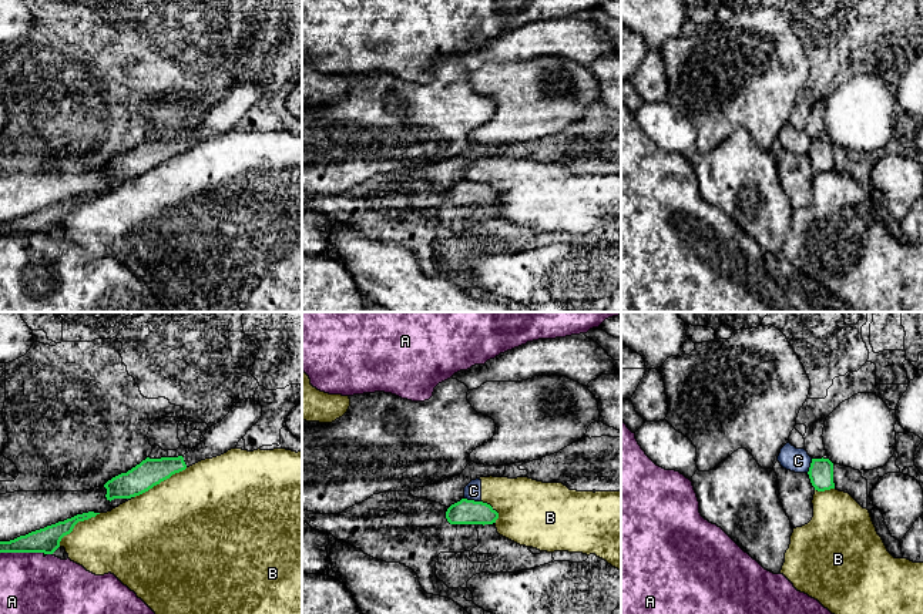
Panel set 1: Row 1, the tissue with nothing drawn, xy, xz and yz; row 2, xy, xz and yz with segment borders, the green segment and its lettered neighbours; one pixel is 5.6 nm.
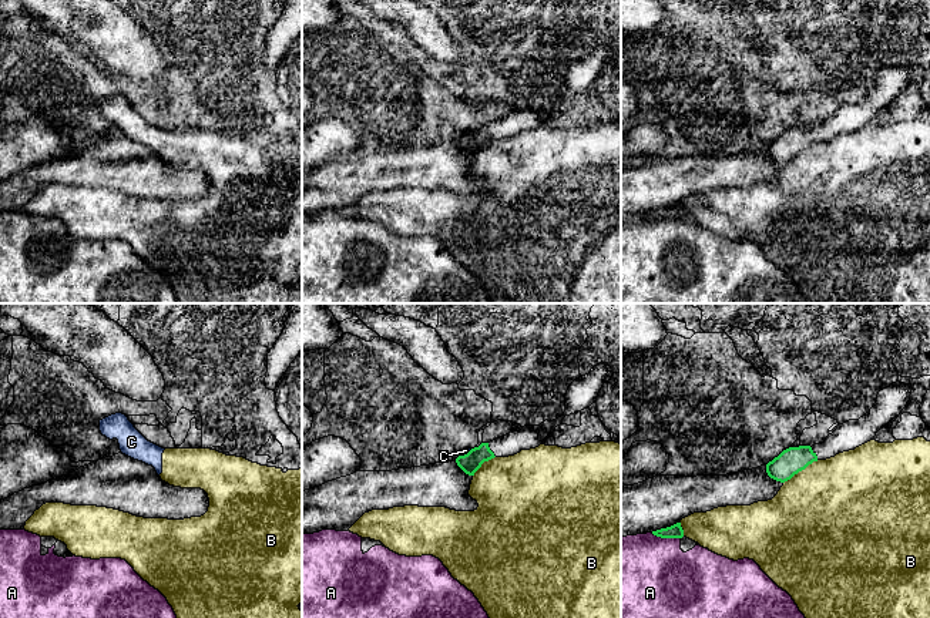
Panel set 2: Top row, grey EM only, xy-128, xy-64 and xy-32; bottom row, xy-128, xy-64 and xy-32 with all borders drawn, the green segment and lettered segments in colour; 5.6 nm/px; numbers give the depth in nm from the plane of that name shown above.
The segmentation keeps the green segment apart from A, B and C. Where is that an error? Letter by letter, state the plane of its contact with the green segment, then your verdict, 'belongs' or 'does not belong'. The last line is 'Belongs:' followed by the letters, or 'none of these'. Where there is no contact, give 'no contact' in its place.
A: meets green in xy; does not belong
B: meets green in xy; does not belong
C: meets green in xz; does not belong
Belongs: none of these

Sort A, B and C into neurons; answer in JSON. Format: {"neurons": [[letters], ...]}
{"neurons": [["A"], ["B", "C"]]}

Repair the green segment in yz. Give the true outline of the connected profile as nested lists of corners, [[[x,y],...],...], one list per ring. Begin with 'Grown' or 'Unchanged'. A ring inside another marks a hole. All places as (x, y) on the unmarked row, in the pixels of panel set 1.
Unchanged. [[[812,140],[808,155],[815,171],[825,172],[835,170],[833,144],[829,140]]]

